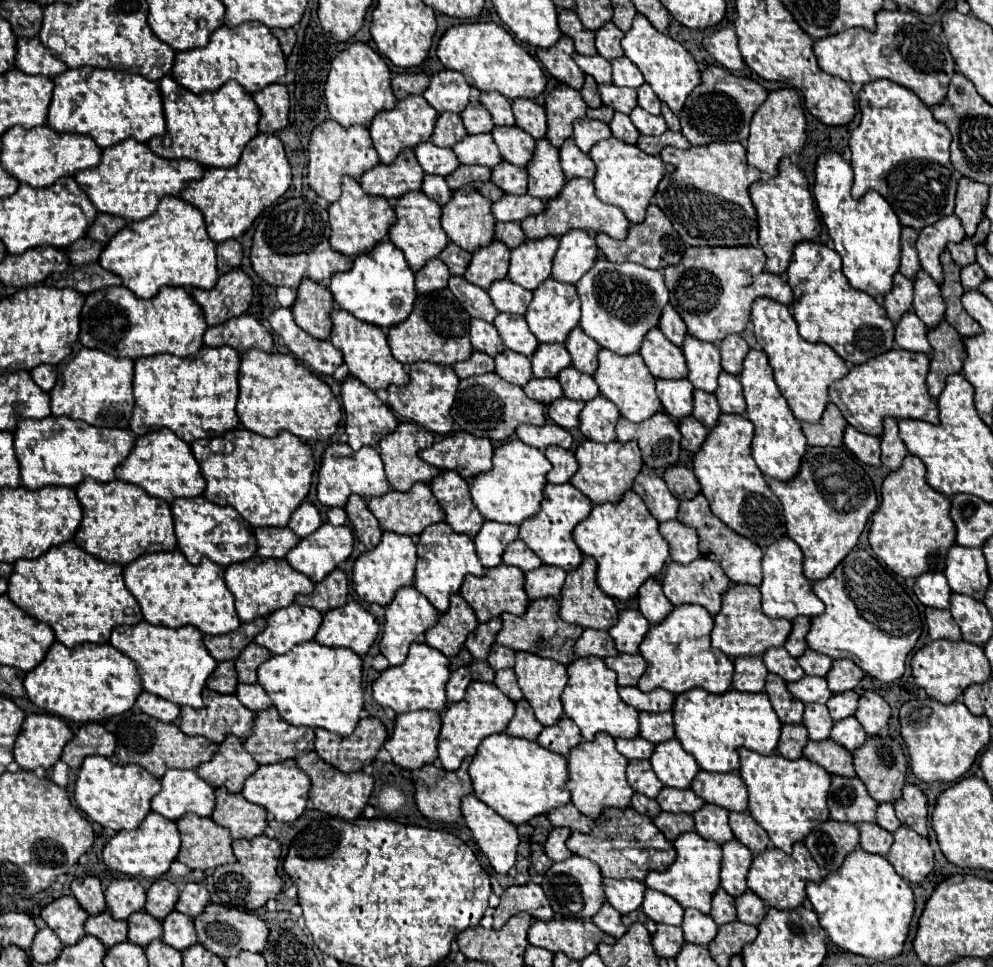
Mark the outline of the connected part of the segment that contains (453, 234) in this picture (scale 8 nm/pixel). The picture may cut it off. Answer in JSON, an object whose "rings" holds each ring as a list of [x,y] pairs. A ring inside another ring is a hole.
{"rings":[[[472,185],[454,193],[452,201],[442,207],[442,227],[448,239],[468,253],[494,241],[494,225],[492,201],[482,197]]]}

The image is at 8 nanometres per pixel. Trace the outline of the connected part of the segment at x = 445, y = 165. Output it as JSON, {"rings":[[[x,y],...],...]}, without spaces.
{"rings":[[[430,141],[420,143],[414,149],[414,153],[416,153],[422,169],[428,175],[448,177],[448,175],[452,175],[460,167],[460,161],[458,161],[458,157],[454,155],[452,149],[440,149],[434,143],[430,143]]]}

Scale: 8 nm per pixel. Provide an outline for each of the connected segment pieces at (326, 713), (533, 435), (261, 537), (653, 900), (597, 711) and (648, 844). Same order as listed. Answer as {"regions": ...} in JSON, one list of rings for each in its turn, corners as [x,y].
{"regions":[[[[316,641],[300,643],[290,653],[272,655],[264,661],[258,671],[258,683],[290,725],[322,727],[338,737],[348,737],[360,721],[364,707],[362,659],[350,649],[330,649]]],[[[546,423],[542,427],[540,425],[538,427],[520,425],[520,429],[516,429],[516,437],[536,449],[546,449],[550,445],[570,449],[570,445],[572,445],[572,435],[566,429],[560,429],[556,423]]],[[[288,527],[272,529],[254,529],[256,539],[258,539],[258,555],[260,557],[274,557],[274,559],[284,559],[290,549],[294,549],[300,541],[296,533],[292,533]]],[[[648,889],[648,893],[644,895],[642,911],[654,923],[666,923],[666,925],[674,925],[674,927],[680,927],[682,917],[684,917],[684,909],[672,897],[668,897],[660,891],[652,891],[652,889]]],[[[578,657],[568,665],[568,685],[562,693],[562,705],[564,713],[580,727],[584,741],[592,741],[600,731],[622,739],[634,739],[640,733],[636,709],[624,705],[618,695],[616,673],[600,657]]],[[[632,807],[606,811],[600,819],[596,819],[596,825],[588,835],[578,831],[572,833],[572,837],[568,839],[568,849],[574,855],[594,861],[602,869],[602,875],[610,879],[644,881],[650,871],[666,871],[676,861],[674,845],[668,843],[668,839],[652,823],[650,817],[636,813]]]]}

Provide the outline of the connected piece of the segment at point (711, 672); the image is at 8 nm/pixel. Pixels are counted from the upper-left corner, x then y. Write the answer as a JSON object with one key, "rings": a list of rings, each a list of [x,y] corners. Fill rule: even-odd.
{"rings":[[[700,605],[676,607],[668,615],[668,619],[664,619],[664,623],[652,625],[640,645],[640,653],[646,659],[648,669],[640,677],[638,689],[646,693],[646,691],[662,687],[674,695],[680,695],[694,687],[706,689],[708,693],[714,693],[714,695],[722,695],[730,691],[734,661],[730,657],[724,657],[720,649],[712,647],[710,643],[712,629],[714,629],[714,619]]]}

